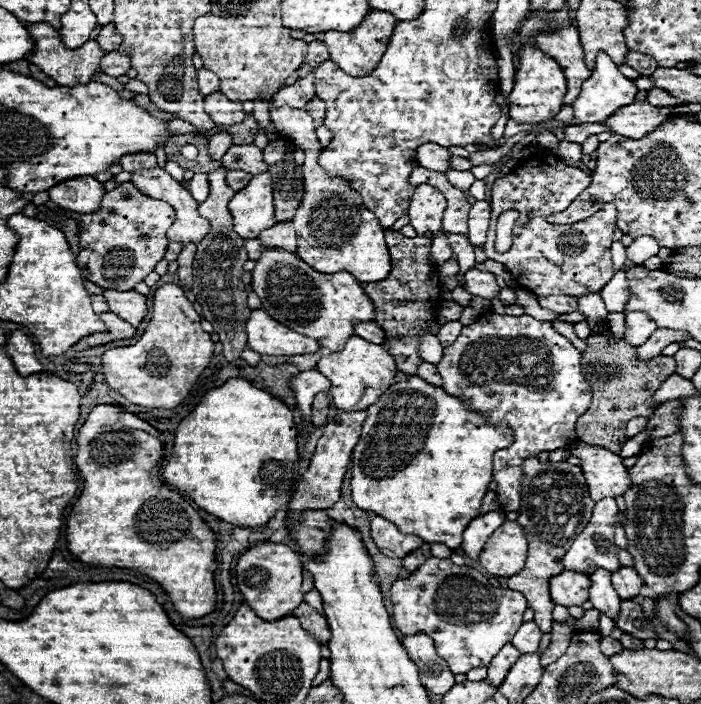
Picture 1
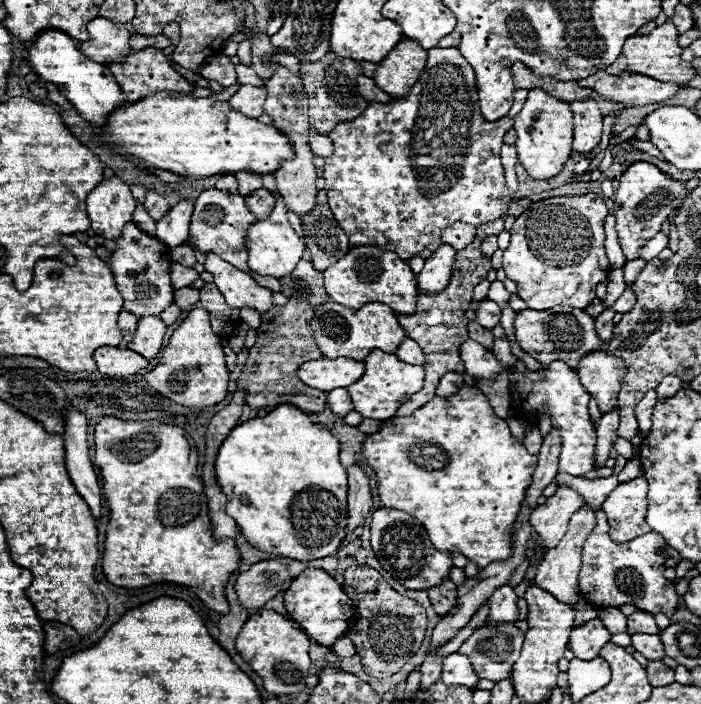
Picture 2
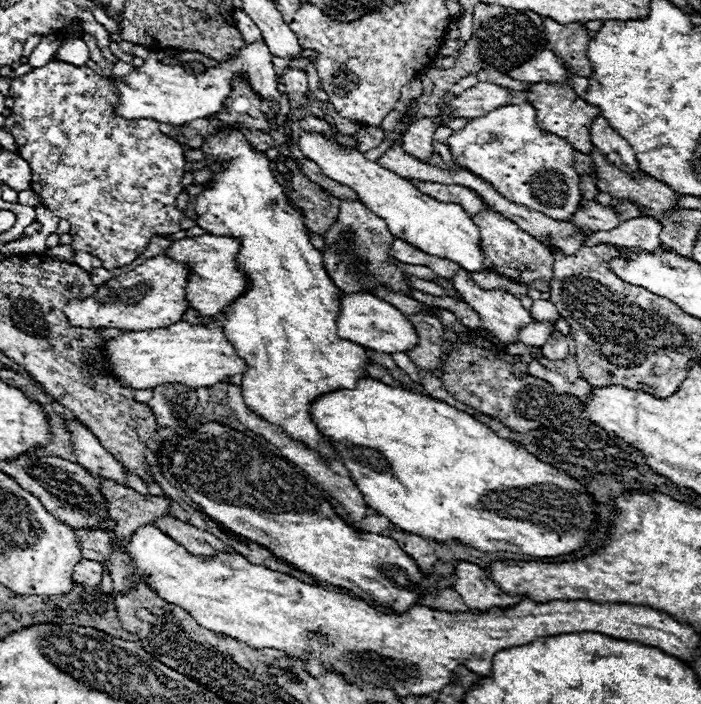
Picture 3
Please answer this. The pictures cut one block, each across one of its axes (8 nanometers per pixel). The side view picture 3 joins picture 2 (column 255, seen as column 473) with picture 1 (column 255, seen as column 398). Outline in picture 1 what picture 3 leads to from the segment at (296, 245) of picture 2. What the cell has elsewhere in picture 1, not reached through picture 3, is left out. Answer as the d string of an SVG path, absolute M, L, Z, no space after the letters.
M268 172L254 176L244 190L236 192L230 200L230 214L234 218L234 232L242 238L258 238L264 228L276 224Z

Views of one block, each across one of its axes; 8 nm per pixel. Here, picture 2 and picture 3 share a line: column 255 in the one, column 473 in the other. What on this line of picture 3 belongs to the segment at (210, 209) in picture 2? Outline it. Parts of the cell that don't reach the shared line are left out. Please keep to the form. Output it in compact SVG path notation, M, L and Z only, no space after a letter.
M484 210L476 216L472 216L472 222L476 222L480 232L480 244L484 254L484 266L490 272L496 272L504 278L510 278L520 284L532 284L534 280L552 280L552 252L540 244L534 236L520 230L512 220L504 218L496 210Z

